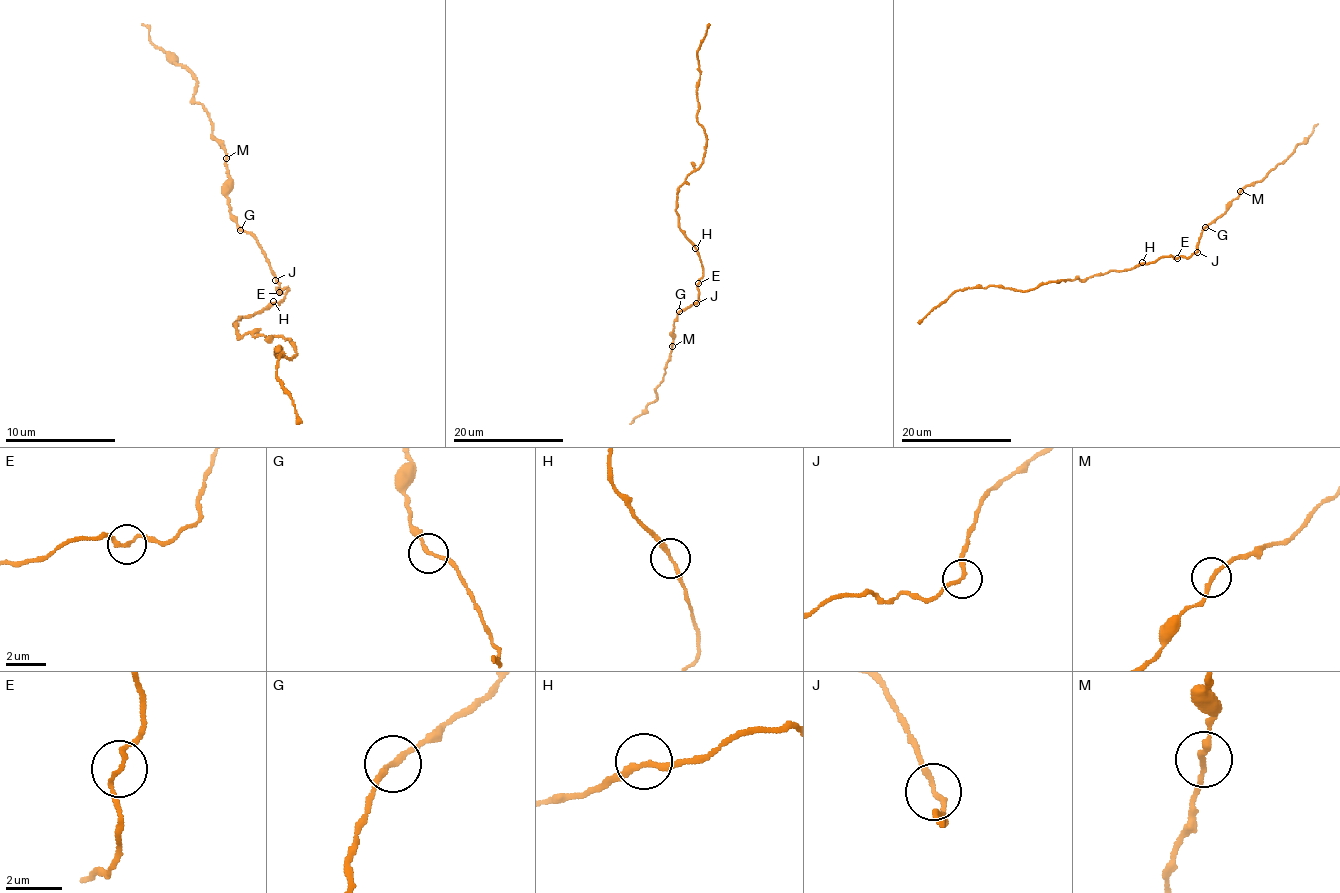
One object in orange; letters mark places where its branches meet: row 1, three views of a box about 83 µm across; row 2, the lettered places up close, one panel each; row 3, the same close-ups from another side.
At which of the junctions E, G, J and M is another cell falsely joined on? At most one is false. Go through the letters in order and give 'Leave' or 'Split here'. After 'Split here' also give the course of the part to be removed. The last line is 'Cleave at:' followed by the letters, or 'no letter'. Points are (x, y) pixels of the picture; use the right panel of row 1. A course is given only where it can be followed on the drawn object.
E: Leave
G: Leave
J: Leave
M: Leave
Cleave at: no letter

